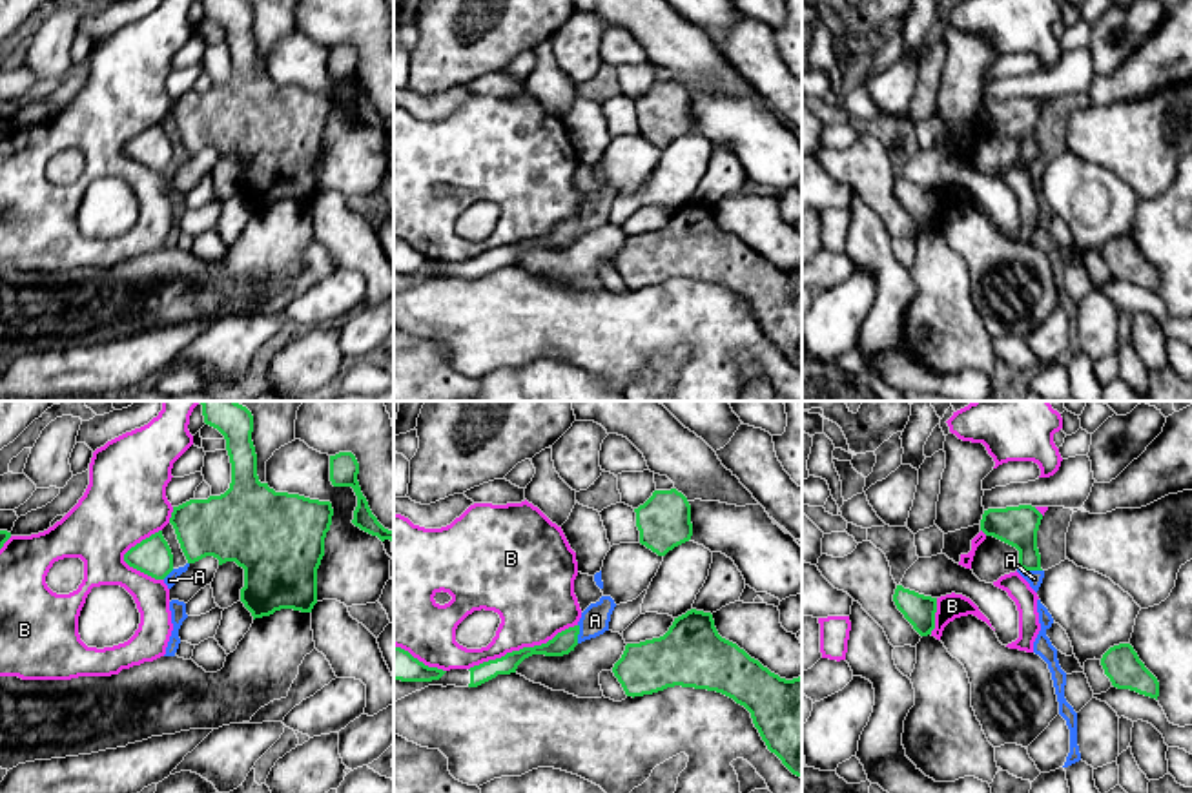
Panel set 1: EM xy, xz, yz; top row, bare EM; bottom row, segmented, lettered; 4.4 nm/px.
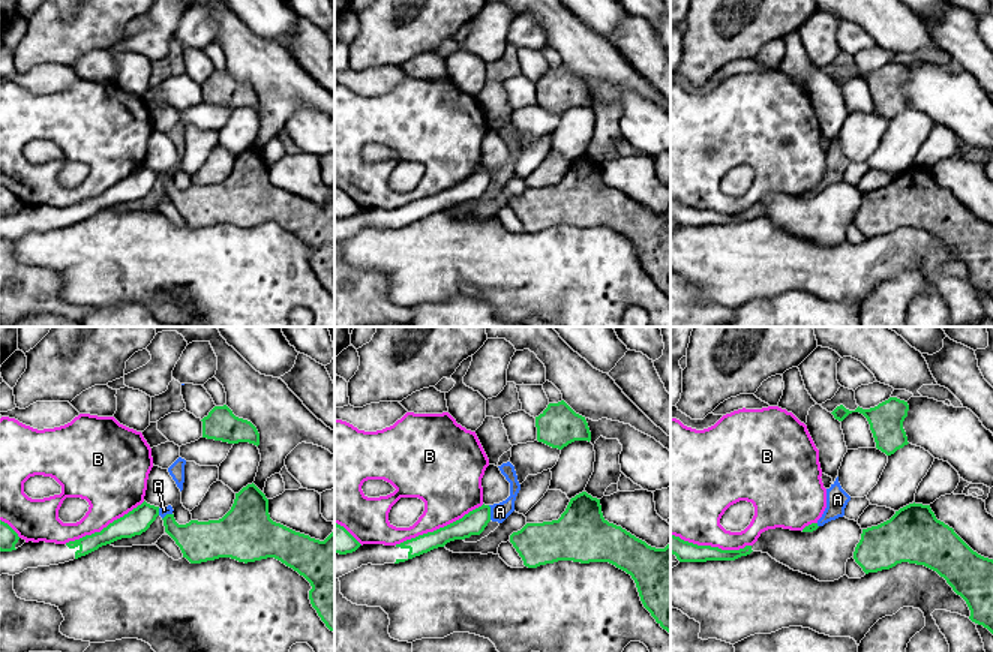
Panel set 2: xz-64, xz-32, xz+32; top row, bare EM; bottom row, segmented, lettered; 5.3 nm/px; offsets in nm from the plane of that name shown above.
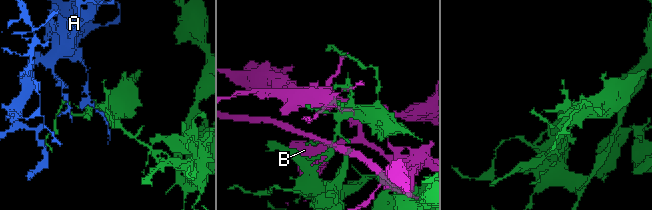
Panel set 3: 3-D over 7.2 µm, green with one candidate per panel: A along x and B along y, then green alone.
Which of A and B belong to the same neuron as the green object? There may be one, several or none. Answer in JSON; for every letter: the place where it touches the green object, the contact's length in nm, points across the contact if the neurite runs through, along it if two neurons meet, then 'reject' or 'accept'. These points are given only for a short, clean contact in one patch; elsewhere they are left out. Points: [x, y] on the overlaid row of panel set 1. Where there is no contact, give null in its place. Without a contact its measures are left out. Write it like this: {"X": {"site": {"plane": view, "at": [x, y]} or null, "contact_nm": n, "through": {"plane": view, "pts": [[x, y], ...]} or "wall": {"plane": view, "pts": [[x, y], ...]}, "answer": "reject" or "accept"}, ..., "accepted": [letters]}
{"A": {"site": {"plane": "yz", "at": [1030, 569]}, "contact_nm": 110, "answer": "accept"}, "B": {"site": {"plane": "xz", "at": [524, 648]}, "contact_nm": 500, "answer": "reject"}, "accepted": ["A"]}

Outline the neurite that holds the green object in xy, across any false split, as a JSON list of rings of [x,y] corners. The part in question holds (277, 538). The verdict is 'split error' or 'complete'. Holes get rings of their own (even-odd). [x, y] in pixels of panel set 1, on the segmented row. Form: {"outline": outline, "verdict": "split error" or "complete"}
{"outline": [[[200,401],[200,405],[204,423],[217,428],[226,439],[231,483],[221,496],[190,499],[173,507],[170,523],[188,563],[213,556],[219,565],[235,561],[242,567],[244,587],[241,589],[241,602],[253,620],[281,609],[312,613],[317,603],[317,569],[324,556],[324,538],[334,516],[332,503],[275,492],[268,483],[261,483],[252,441],[252,412],[237,401]]], "verdict": "complete"}

